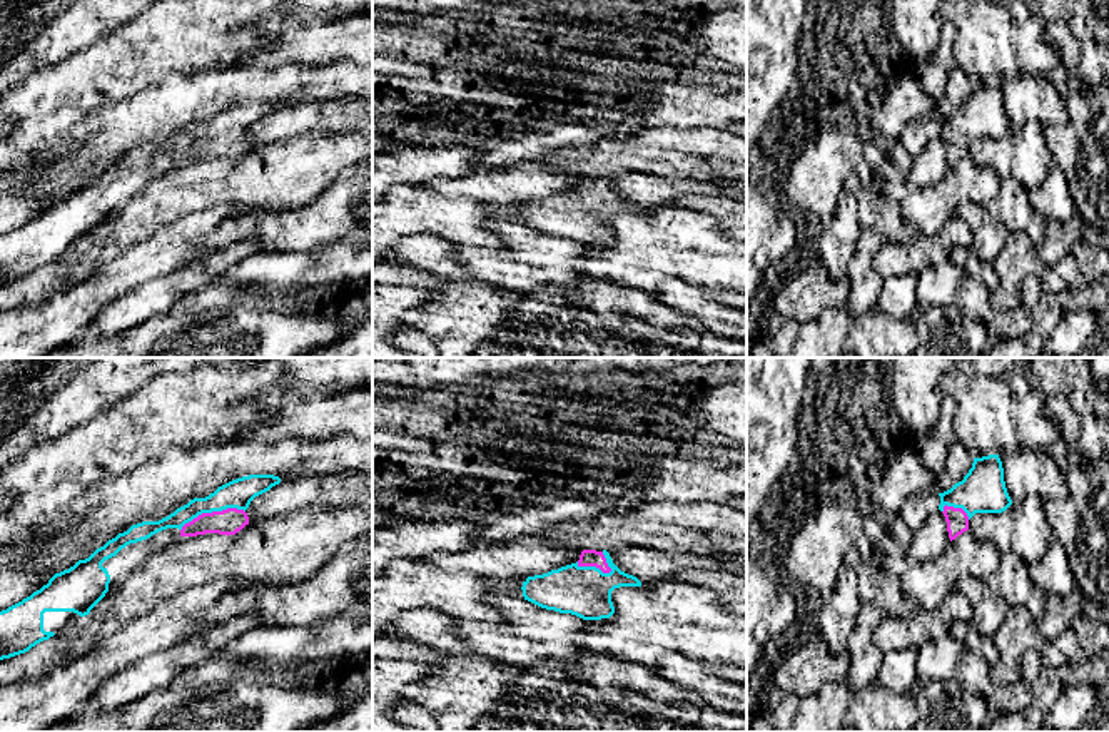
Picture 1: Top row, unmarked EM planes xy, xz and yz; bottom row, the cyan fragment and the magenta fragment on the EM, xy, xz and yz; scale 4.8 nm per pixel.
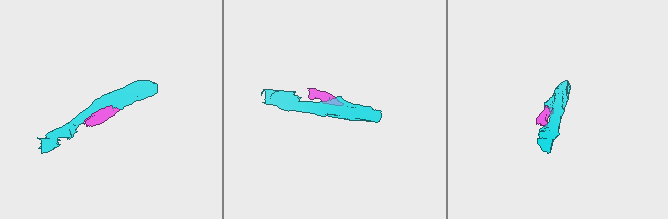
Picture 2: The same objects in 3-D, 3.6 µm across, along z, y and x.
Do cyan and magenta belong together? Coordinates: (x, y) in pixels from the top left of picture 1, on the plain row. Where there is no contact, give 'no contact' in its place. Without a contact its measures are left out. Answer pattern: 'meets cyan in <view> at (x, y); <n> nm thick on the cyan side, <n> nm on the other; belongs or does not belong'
meets cyan in xy at (211, 137); 140 nm thick on the cyan side, 130 nm on the other; belongs

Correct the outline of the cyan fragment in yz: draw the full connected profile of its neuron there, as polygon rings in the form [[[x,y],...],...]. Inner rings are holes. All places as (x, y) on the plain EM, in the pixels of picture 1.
[[[999,80],[974,84],[964,105],[939,122],[950,167],[969,155],[975,139],[1002,139],[1012,130]]]

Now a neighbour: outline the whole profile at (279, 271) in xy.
[[[334,244],[306,252],[259,251],[225,269],[215,282],[297,296],[316,294],[329,284],[364,287],[372,284],[372,247]]]

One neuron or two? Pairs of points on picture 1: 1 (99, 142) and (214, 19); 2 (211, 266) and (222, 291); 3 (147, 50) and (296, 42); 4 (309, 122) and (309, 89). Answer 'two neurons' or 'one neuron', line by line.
1: two neurons
2: two neurons
3: two neurons
4: two neurons

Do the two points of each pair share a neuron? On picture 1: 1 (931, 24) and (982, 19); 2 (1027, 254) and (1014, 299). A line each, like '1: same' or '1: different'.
1: different
2: same

